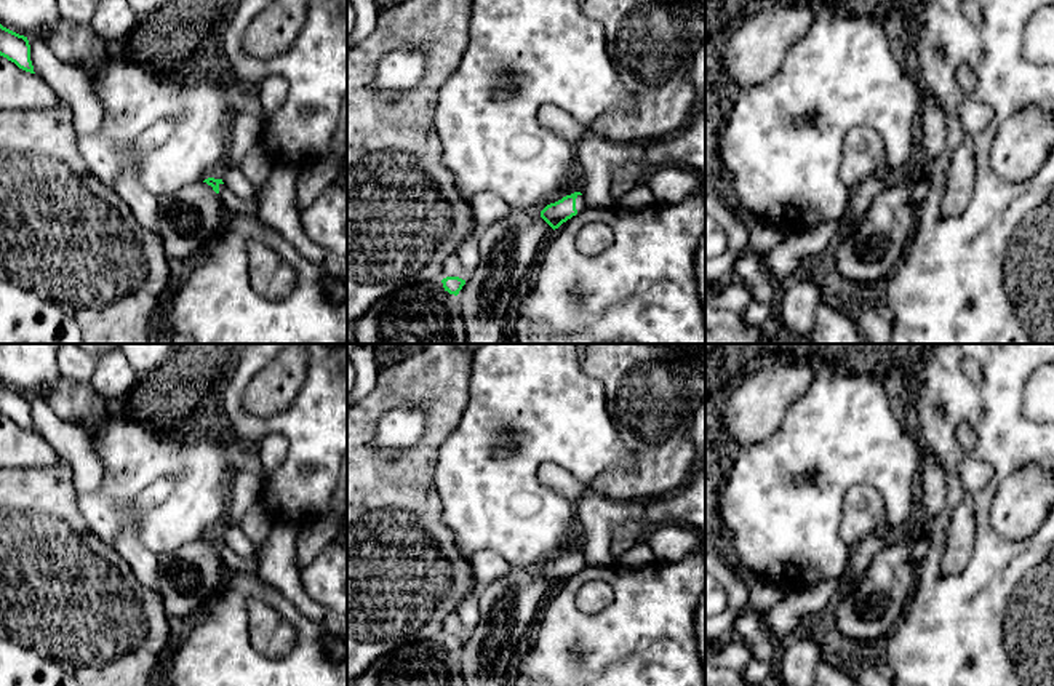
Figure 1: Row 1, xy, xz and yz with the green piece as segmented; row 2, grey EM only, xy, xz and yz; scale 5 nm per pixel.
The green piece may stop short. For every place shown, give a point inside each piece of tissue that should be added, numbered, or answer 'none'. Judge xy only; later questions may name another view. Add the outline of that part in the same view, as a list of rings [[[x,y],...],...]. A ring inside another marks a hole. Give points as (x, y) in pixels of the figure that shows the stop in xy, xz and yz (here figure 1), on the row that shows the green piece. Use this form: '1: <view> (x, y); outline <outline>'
1: xy (256, 165); outline [[[258,144],[254,149],[251,149],[242,162],[242,171],[254,185],[256,195],[251,200],[242,200],[224,184],[219,184],[219,197],[224,203],[224,208],[227,211],[243,213],[258,217],[258,197],[269,179],[272,166],[272,160],[269,158],[269,154],[262,144]]]

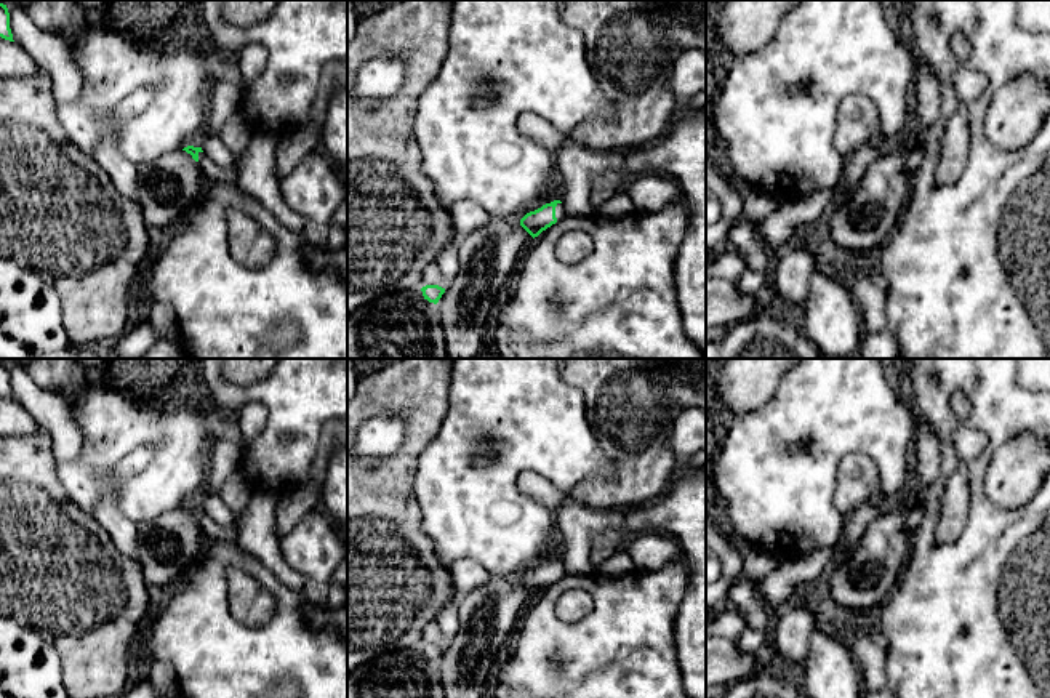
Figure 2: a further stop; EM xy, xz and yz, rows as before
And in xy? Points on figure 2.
1: xy (236, 133); outline [[[237,112],[234,117],[230,117],[221,130],[221,139],[234,154],[235,163],[230,168],[221,168],[203,152],[198,152],[198,165],[203,171],[203,176],[206,179],[222,181],[237,186],[237,165],[248,147],[251,134],[251,128],[248,126],[248,122],[242,112]]]

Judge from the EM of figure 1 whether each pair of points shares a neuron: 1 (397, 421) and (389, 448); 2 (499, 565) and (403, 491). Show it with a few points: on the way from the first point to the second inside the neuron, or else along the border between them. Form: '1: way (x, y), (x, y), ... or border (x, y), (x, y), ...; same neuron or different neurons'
1: way (397, 427), (389, 442); same neuron
2: border (467, 558), (472, 568), (472, 579), (480, 589); different neurons

